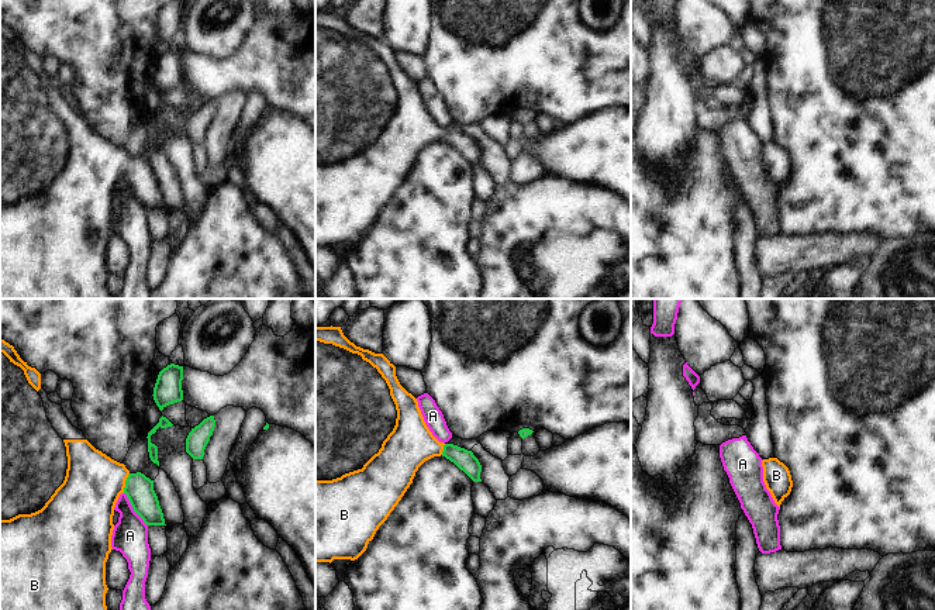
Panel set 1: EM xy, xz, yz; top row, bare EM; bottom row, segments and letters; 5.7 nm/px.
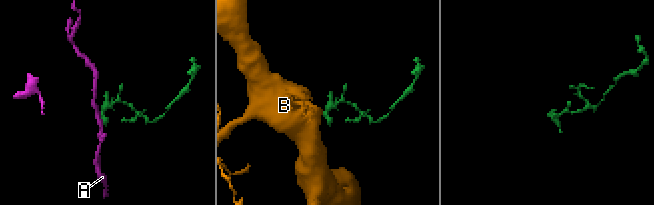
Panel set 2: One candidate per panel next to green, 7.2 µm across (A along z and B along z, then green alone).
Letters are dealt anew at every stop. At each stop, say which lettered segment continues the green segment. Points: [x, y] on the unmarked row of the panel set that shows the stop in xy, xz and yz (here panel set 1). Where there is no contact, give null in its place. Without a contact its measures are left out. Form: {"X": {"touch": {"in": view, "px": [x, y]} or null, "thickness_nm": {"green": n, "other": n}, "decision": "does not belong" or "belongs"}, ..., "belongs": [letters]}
{"A": {"touch": {"in": "xy", "px": [133, 192]}, "thickness_nm": {"green": 160, "other": 200}, "decision": "does not belong"}, "B": {"touch": {"in": "xy", "px": [126, 168]}, "thickness_nm": {"green": 160, "other": 340}, "decision": "belongs"}, "belongs": ["B"]}

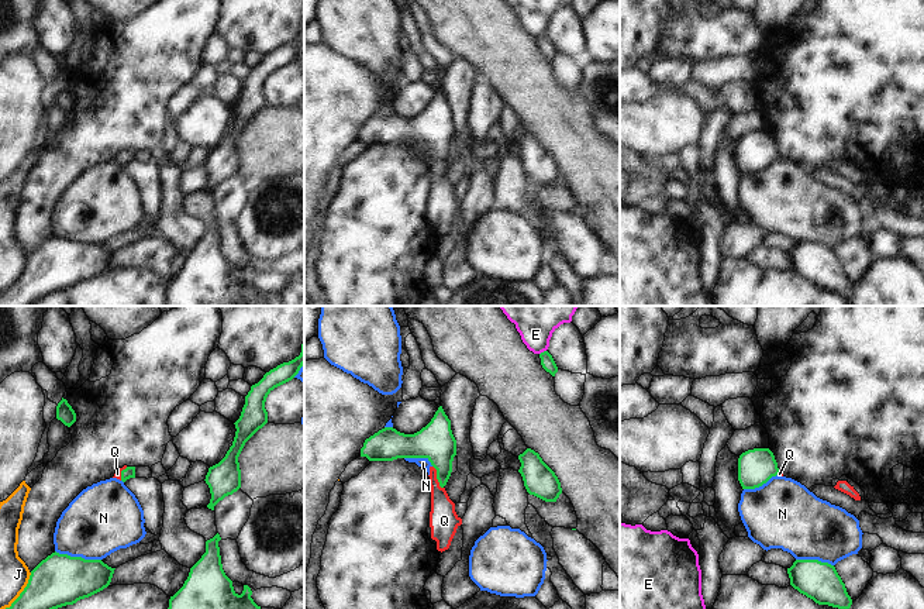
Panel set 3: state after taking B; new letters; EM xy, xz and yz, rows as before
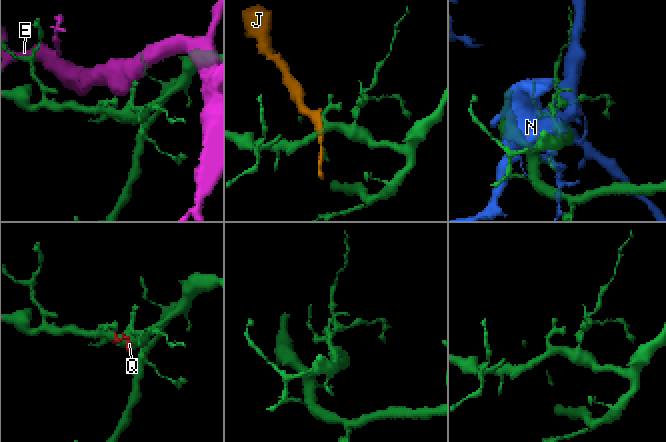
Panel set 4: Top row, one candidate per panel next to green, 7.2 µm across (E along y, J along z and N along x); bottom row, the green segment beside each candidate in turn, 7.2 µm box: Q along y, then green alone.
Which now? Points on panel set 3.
{"E": {"touch": {"in": "xz", "px": [544, 35]}, "thickness_nm": {"green": 80, "other": 180}, "decision": "does not belong"}, "J": {"touch": {"in": "xy", "px": [20, 278]}, "thickness_nm": {"green": 300, "other": 170}, "decision": "does not belong"}, "N": {"touch": {"in": "xy", "px": [78, 241]}, "thickness_nm": {"green": 300, "other": 380}, "decision": "does not belong"}, "Q": {"touch": {"in": "xz", "px": [437, 161]}, "thickness_nm": {"green": 220, "other": 160}, "decision": "belongs"}, "belongs": ["Q"]}

